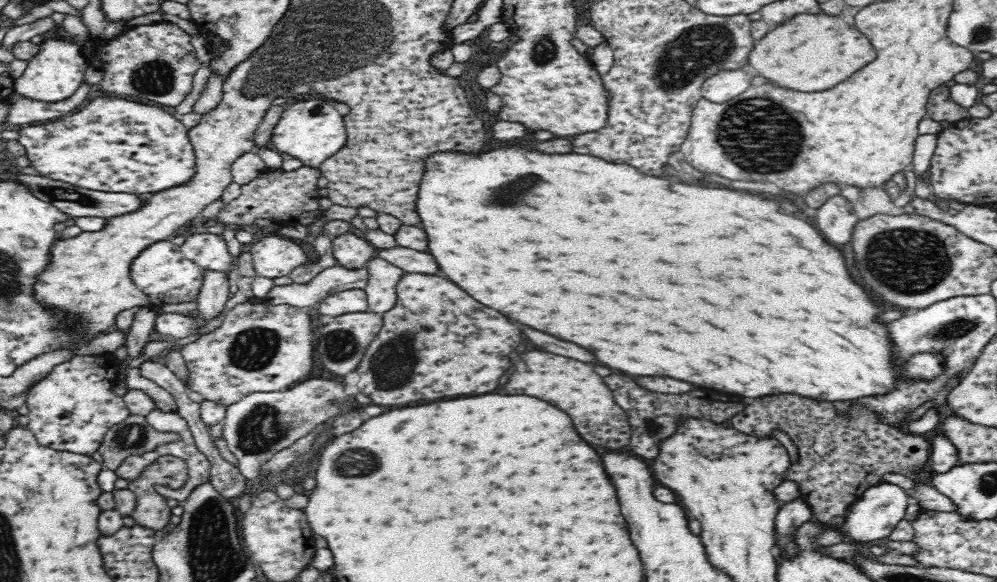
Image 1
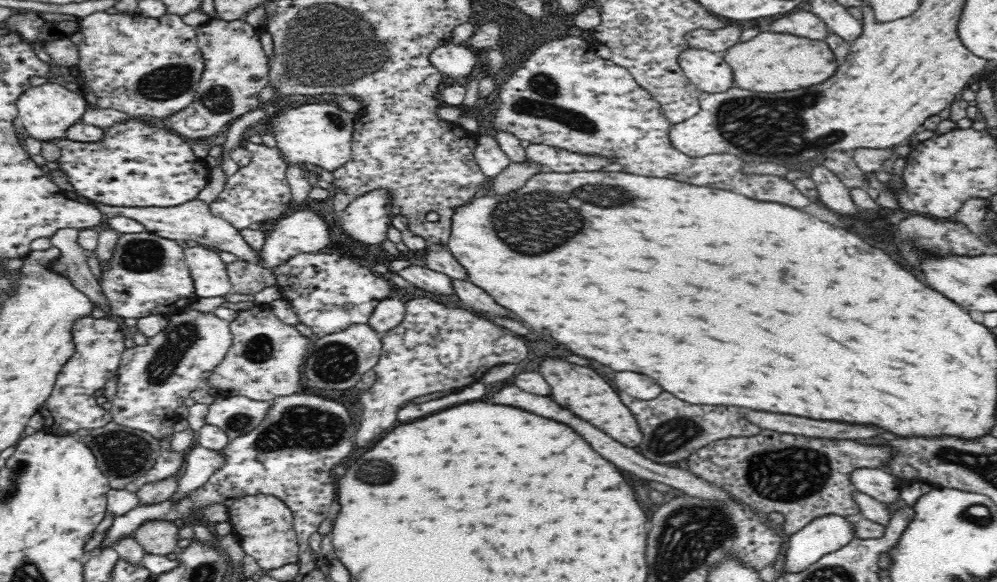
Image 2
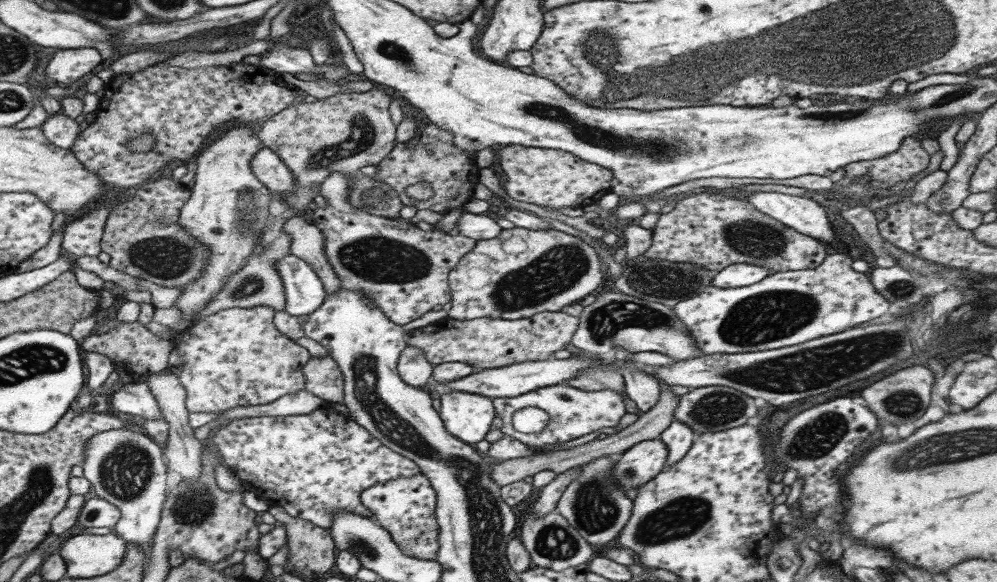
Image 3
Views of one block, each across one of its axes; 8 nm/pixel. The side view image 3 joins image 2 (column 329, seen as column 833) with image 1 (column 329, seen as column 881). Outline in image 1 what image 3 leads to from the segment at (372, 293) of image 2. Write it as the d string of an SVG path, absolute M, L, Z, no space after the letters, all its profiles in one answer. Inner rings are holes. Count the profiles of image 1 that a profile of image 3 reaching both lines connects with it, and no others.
M356 288L326 295L316 305L313 312L336 317L352 312L368 311L368 301L365 290Z

